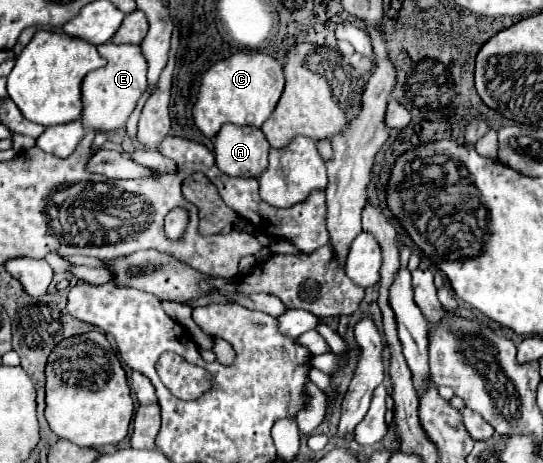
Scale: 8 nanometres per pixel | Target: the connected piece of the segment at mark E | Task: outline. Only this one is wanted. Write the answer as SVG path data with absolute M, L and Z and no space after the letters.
M107 41L99 45L97 51L103 59L107 59L107 65L91 71L83 79L81 123L85 129L95 129L95 131L121 129L125 127L129 115L137 107L137 101L141 99L141 95L147 91L147 61L139 45L115 45Z

